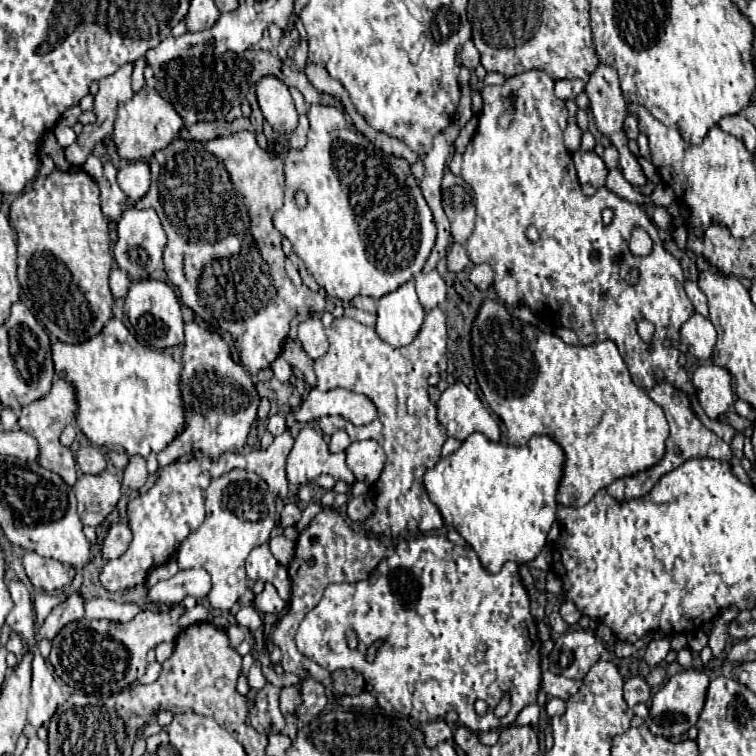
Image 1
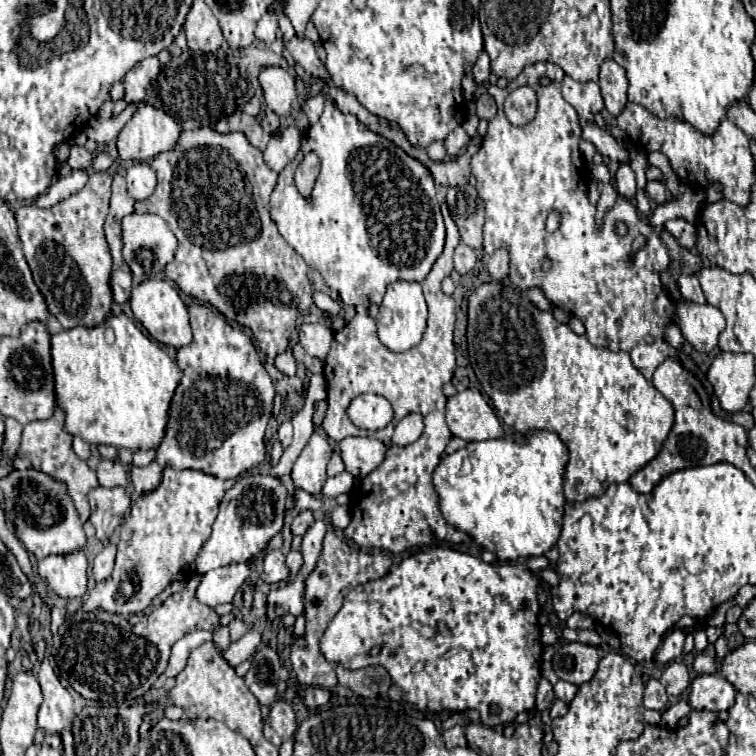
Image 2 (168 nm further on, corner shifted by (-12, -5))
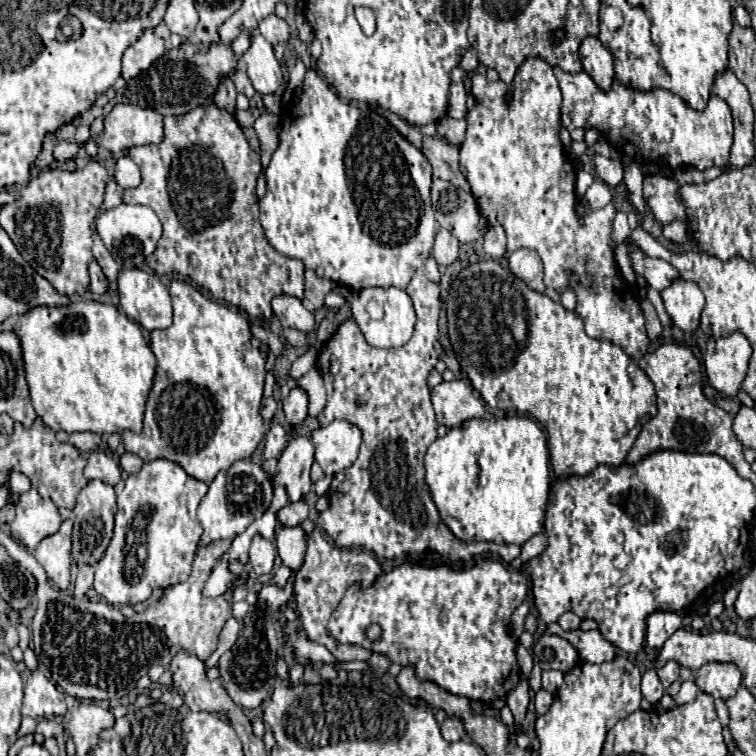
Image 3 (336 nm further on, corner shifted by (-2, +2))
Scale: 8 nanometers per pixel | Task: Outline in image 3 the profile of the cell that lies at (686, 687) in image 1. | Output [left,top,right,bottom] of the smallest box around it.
[696,662,742,698]

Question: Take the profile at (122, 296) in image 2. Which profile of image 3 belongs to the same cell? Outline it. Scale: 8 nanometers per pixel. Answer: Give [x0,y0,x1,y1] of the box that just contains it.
[88,260,108,294]

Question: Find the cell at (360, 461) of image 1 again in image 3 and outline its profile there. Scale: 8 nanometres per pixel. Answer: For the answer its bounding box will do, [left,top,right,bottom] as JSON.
[310,420,362,474]

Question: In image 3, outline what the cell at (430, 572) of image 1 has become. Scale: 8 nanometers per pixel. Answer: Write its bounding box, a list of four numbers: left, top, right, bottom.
[328,560,528,702]

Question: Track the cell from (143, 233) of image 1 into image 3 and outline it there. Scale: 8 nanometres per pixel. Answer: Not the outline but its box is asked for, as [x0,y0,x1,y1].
[94,204,162,270]

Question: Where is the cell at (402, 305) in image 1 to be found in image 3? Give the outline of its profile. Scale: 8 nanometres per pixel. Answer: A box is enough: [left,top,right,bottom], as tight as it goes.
[350,288,416,348]

